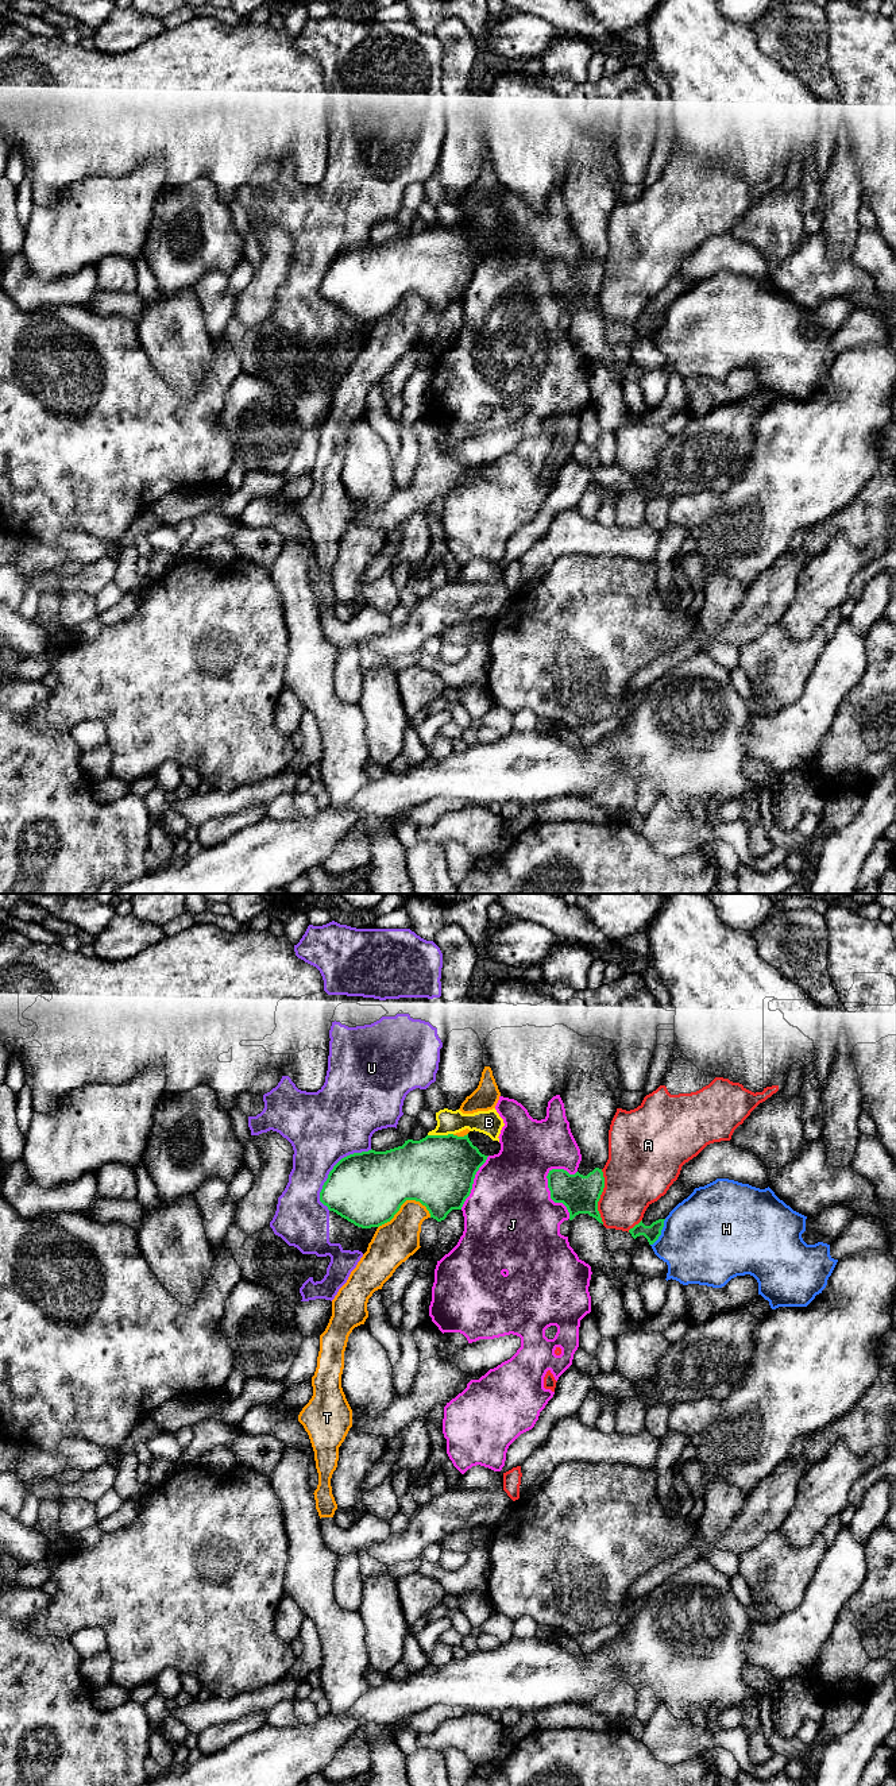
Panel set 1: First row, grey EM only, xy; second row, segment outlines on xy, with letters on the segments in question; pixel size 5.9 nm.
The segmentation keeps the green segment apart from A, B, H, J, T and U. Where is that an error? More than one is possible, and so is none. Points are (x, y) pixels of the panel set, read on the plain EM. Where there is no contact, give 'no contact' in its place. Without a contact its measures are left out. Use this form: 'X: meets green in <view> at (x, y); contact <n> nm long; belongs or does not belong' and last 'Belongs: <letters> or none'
A: meets green in xy at (599, 289); contact 320 nm long; does not belong
B: meets green in xy at (440, 228); contact 150 nm long; does not belong
H: meets green in xy at (660, 326); contact 180 nm long; does not belong
J: meets green in xy at (551, 289); contact 320 nm long; does not belong
T: meets green in xy at (404, 294); contact 340 nm long; does not belong
U: meets green in xy at (332, 262); contact 440 nm long; does not belong
Belongs: none

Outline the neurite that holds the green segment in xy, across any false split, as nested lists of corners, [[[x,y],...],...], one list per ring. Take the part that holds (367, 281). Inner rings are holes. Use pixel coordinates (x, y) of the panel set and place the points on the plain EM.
[[[468,227],[426,228],[420,234],[408,232],[402,239],[386,244],[371,242],[354,246],[341,251],[329,265],[320,294],[362,321],[390,315],[406,293],[420,294],[430,310],[441,315],[452,302],[461,302],[471,286],[475,267],[487,250],[472,238]]]

